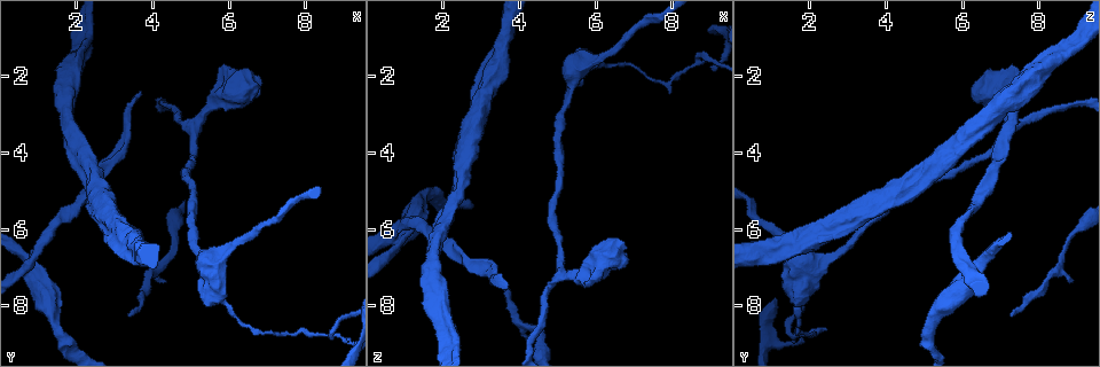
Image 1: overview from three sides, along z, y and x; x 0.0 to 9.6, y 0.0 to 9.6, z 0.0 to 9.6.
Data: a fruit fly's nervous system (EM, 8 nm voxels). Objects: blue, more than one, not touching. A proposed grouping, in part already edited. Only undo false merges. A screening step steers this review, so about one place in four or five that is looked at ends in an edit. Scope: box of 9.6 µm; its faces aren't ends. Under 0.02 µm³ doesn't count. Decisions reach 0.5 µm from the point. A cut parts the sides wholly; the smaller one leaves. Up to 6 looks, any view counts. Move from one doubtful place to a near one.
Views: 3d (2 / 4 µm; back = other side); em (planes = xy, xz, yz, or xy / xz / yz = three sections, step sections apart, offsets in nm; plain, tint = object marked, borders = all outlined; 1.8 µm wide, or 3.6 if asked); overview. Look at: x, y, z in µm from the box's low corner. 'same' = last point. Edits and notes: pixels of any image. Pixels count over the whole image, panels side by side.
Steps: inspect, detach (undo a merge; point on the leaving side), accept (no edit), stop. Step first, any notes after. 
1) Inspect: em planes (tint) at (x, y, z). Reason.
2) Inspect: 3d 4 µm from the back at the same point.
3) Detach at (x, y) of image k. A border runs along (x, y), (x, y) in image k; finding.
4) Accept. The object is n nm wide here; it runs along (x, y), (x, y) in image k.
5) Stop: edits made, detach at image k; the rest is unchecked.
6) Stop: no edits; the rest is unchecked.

Inspect: 3d 4 µm from the back at (0.75, 7.10, 6.25). Sharp bend.

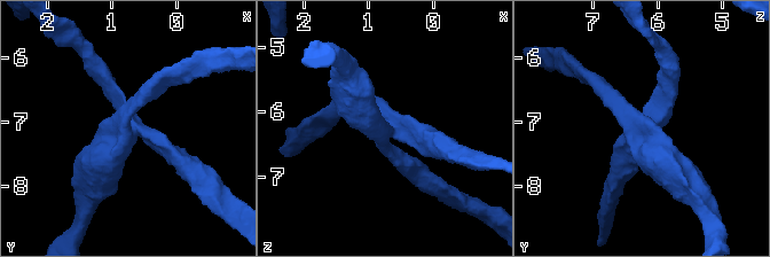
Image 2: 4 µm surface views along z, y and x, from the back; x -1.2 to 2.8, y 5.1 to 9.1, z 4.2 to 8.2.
Inspect: em planes (tint) at (0.70, 7.10, 6.25). 4 arms meet here; now the EM.

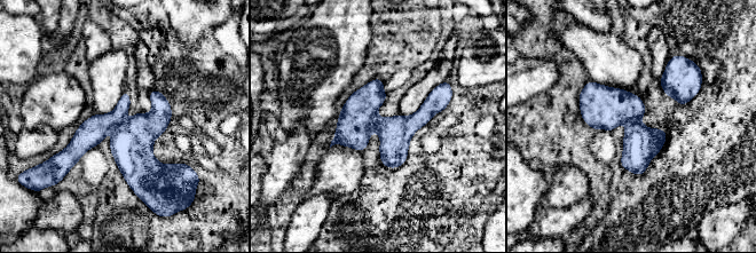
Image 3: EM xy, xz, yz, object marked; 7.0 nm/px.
Detach at (356, 118) of image 3. The object is 260 nm wide here; the part that leaves runs along (125, 94), (123, 107), (65, 164) in image 3; two cells meet here.

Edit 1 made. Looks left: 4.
Inspect: overview. Redraw.

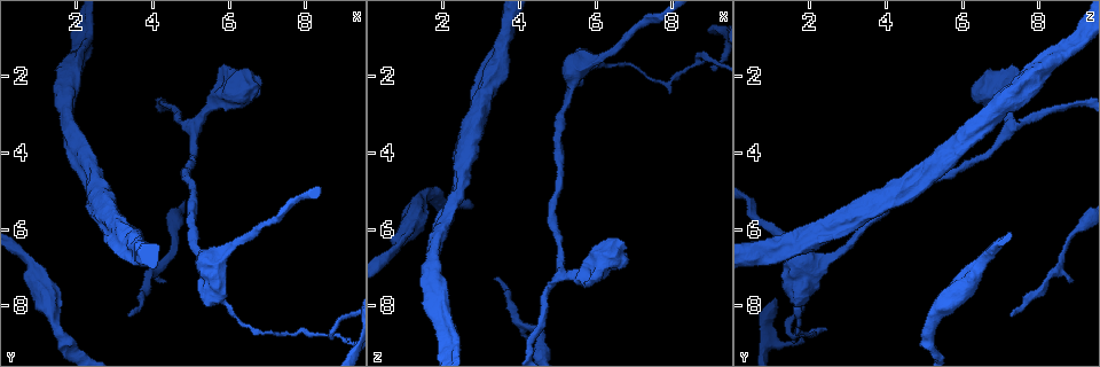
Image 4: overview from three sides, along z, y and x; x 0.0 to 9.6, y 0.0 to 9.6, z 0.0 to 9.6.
Inspect: 3d 2 µm from the back at (5.10, 3.45, 7.20). Three-way junction.

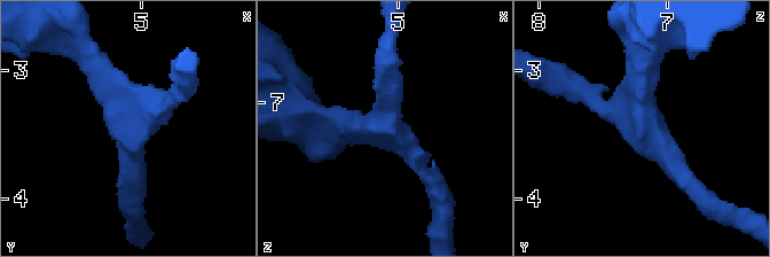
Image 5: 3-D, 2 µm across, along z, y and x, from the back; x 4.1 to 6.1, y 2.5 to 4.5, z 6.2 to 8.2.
Inspect: em planes (tint) at (5.06, 3.52, 7.18).

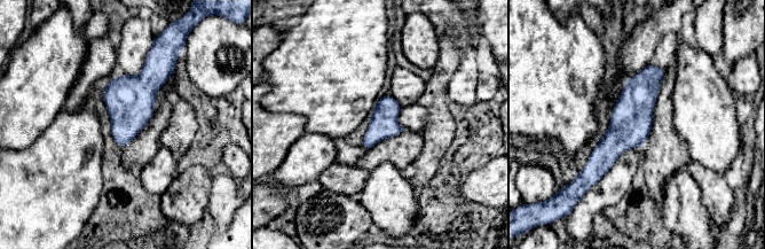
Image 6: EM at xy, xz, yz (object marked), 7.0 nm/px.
Accept. It runs along (659, 70), (593, 179) in image 6; all the same cell.

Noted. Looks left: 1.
Inspect: em planes (tint) at (8.70, 8.80, 1.60). Three-way junction.

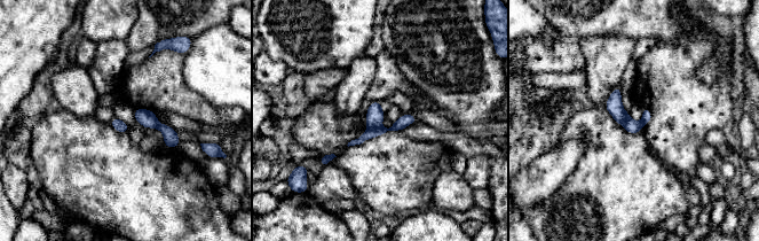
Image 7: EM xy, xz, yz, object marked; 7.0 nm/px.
Detach at (374, 115) of image 7. A border runs along (379, 125), (368, 129) in image 7; two cells meet here.

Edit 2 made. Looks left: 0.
Stop: edits made, detach at image 3, detach at image 7; the rest is unchecked.

